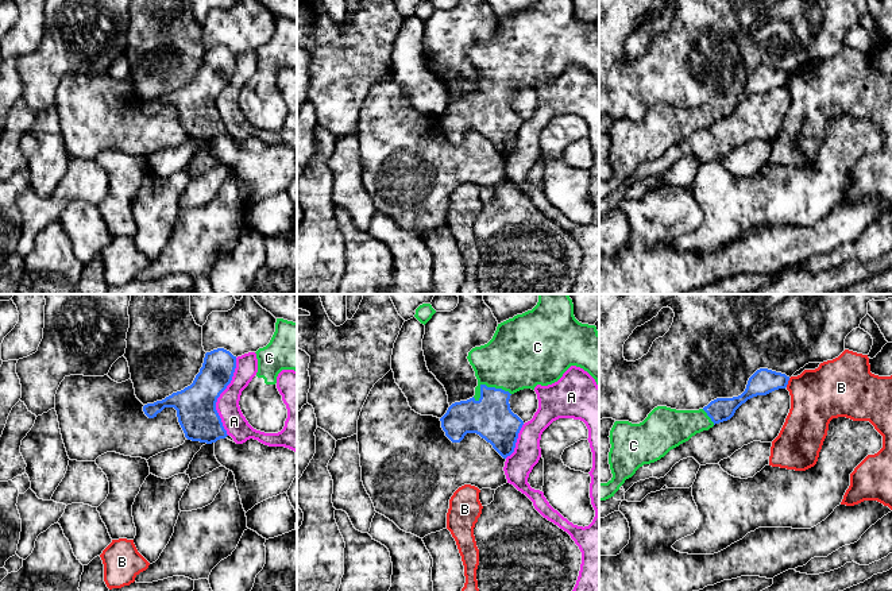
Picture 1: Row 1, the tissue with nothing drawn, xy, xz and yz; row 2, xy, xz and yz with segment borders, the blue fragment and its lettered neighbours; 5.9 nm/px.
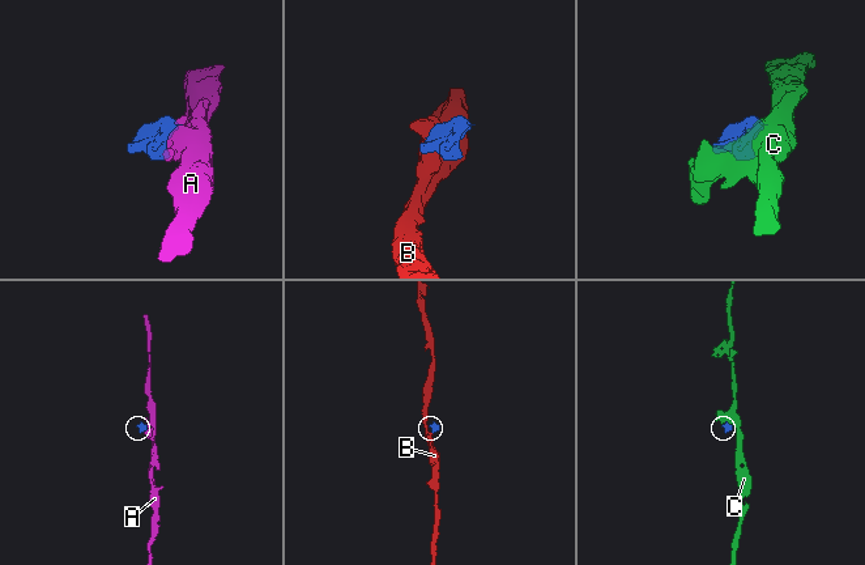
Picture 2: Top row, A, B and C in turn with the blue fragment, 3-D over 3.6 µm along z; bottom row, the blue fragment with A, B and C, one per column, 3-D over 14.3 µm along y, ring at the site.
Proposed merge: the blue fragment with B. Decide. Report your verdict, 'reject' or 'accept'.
reject

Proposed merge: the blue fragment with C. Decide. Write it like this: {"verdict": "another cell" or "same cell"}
{"verdict": "same cell"}

